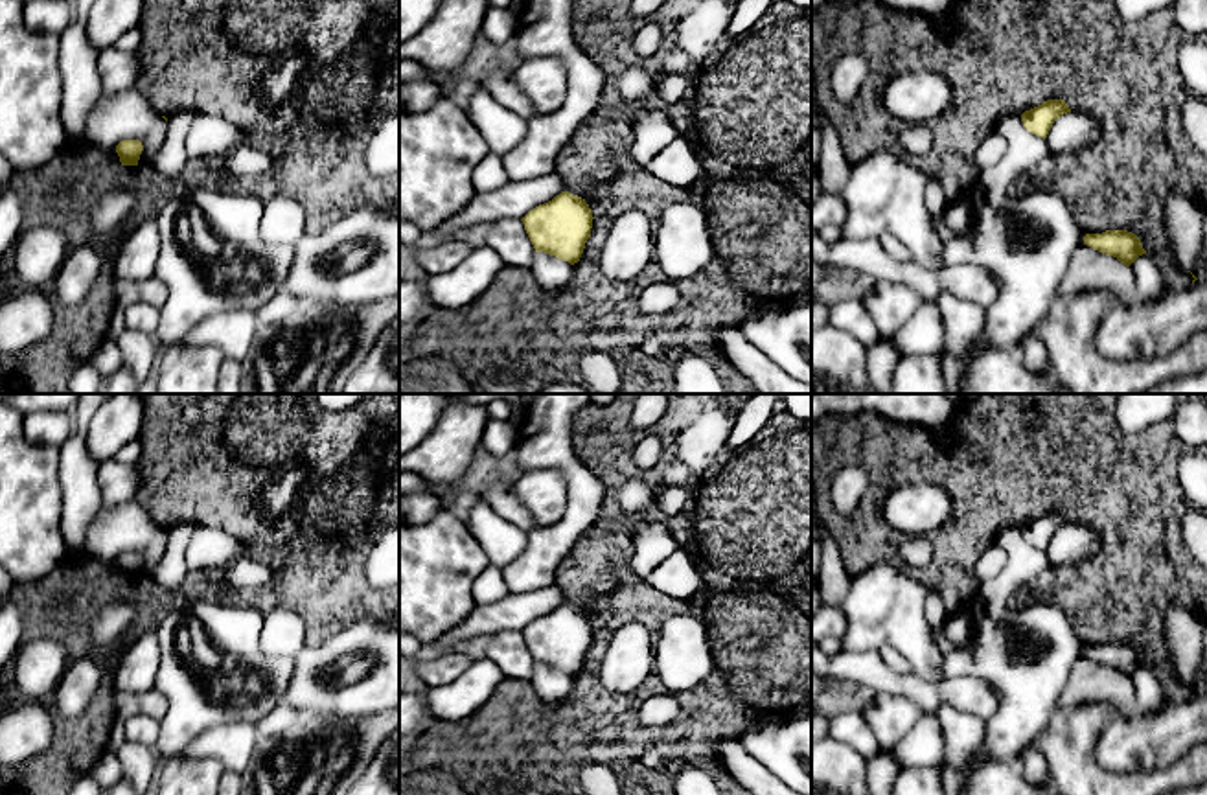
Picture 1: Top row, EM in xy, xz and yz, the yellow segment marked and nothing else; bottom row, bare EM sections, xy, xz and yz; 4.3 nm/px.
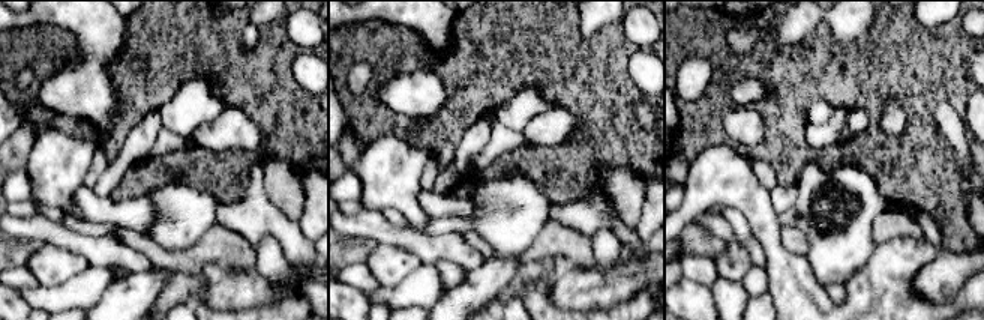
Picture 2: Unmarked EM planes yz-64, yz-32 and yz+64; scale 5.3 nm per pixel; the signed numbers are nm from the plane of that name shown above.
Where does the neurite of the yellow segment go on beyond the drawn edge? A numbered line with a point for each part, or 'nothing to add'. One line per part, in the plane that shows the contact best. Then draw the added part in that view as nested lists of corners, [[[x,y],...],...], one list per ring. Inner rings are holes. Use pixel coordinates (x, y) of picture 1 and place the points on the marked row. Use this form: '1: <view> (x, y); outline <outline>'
nothing to add

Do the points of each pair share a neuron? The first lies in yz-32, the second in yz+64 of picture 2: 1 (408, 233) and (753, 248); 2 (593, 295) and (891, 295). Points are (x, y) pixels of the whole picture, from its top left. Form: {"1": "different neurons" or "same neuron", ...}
{"1": "different neurons", "2": "different neurons"}

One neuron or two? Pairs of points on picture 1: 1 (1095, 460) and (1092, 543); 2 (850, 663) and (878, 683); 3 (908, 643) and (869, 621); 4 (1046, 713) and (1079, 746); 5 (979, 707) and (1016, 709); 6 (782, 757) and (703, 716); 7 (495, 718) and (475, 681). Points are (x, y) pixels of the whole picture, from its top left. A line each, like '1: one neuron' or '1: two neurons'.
1: two neurons
2: one neuron
3: one neuron
4: two neurons
5: two neurons
6: two neurons
7: two neurons

